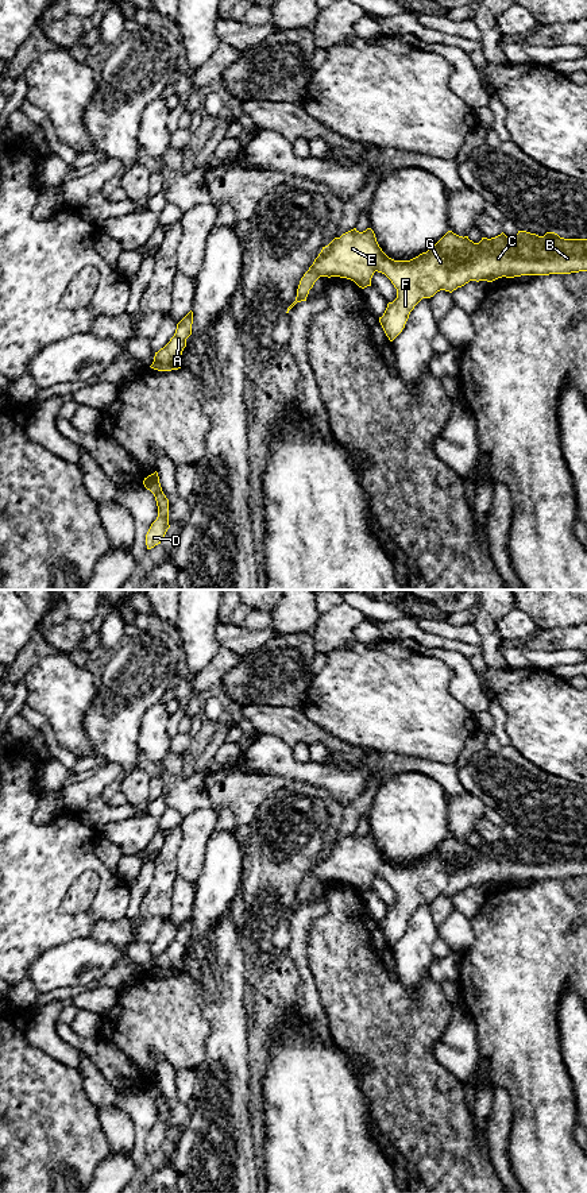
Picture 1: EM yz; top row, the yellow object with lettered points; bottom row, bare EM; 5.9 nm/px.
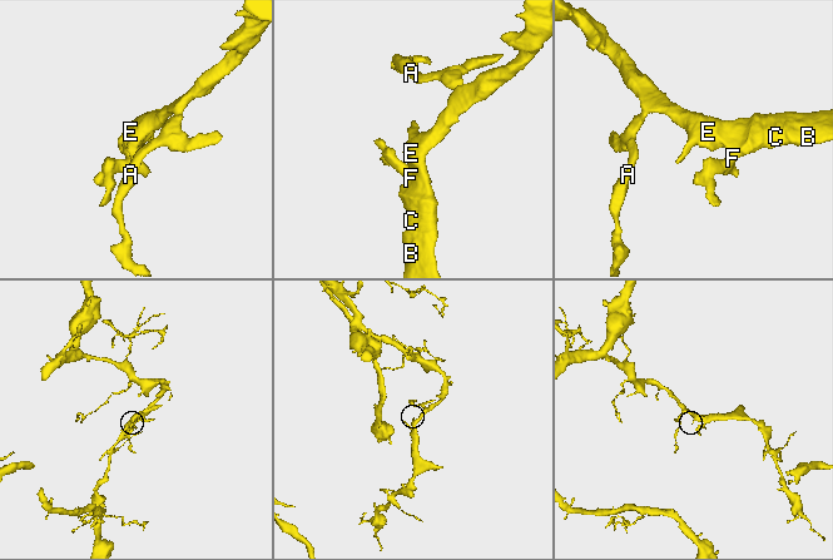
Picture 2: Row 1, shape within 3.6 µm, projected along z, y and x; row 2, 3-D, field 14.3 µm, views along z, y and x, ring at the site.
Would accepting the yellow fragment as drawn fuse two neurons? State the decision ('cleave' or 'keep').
keep

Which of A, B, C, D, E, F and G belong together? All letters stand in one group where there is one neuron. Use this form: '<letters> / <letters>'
A B C D E F G

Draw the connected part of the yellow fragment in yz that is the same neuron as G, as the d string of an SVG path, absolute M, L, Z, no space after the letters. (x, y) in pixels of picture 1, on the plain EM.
M354 833L323 852L313 869L301 883L296 906L287 912L286 918L289 918L297 907L306 906L309 895L320 881L347 883L364 893L371 891L371 883L375 876L385 879L397 893L397 903L387 908L383 920L379 922L386 941L393 946L405 933L414 911L422 903L430 903L440 895L452 897L470 885L493 887L502 881L514 883L521 880L587 876L587 843L564 843L555 837L547 837L544 841L538 841L526 835L518 835L515 841L506 841L502 837L495 842L482 842L479 848L474 848L468 841L463 842L448 835L426 857L410 865L394 865L382 856L371 833L363 837Z

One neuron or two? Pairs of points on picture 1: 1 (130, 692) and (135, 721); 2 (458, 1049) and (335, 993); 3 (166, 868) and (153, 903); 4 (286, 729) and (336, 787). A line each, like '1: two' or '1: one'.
1: one
2: two
3: one
4: two

